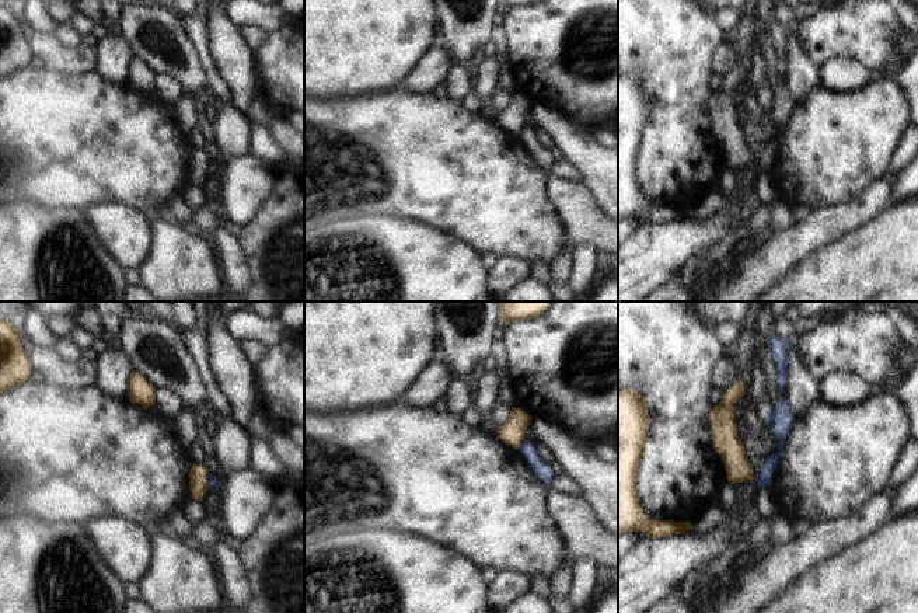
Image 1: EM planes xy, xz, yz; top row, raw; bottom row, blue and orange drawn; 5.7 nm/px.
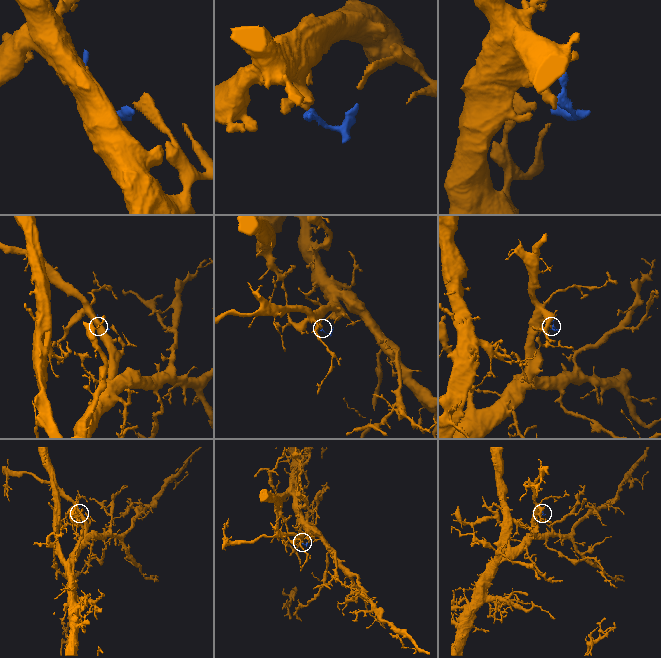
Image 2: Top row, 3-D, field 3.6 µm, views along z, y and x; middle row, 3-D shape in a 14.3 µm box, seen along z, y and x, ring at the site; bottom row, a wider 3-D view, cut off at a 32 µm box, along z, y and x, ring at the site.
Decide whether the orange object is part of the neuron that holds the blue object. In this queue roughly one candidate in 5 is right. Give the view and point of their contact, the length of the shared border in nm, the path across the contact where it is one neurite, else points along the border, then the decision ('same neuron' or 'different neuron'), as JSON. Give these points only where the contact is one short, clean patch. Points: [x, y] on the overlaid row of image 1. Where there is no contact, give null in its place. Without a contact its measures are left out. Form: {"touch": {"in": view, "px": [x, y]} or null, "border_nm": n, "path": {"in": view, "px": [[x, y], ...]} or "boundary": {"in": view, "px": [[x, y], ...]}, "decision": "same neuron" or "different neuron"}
{"touch": {"in": "xy", "px": [209, 481]}, "border_nm": 100, "boundary": {"in": "xy", "px": [[206, 473], [209, 488]]}, "decision": "different neuron"}

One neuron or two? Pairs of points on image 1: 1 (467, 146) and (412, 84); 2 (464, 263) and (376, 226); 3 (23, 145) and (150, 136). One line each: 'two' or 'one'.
1: two
2: one
3: one

